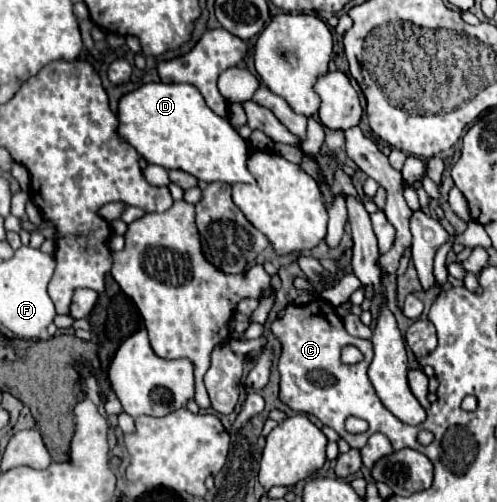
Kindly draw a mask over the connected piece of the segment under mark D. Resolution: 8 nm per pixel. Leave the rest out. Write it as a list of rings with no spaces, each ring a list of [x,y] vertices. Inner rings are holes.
[[[144,84],[122,96],[118,120],[118,134],[150,164],[164,166],[166,170],[184,170],[204,182],[254,182],[246,168],[248,144],[228,120],[216,116],[206,106],[202,94],[190,84]]]

